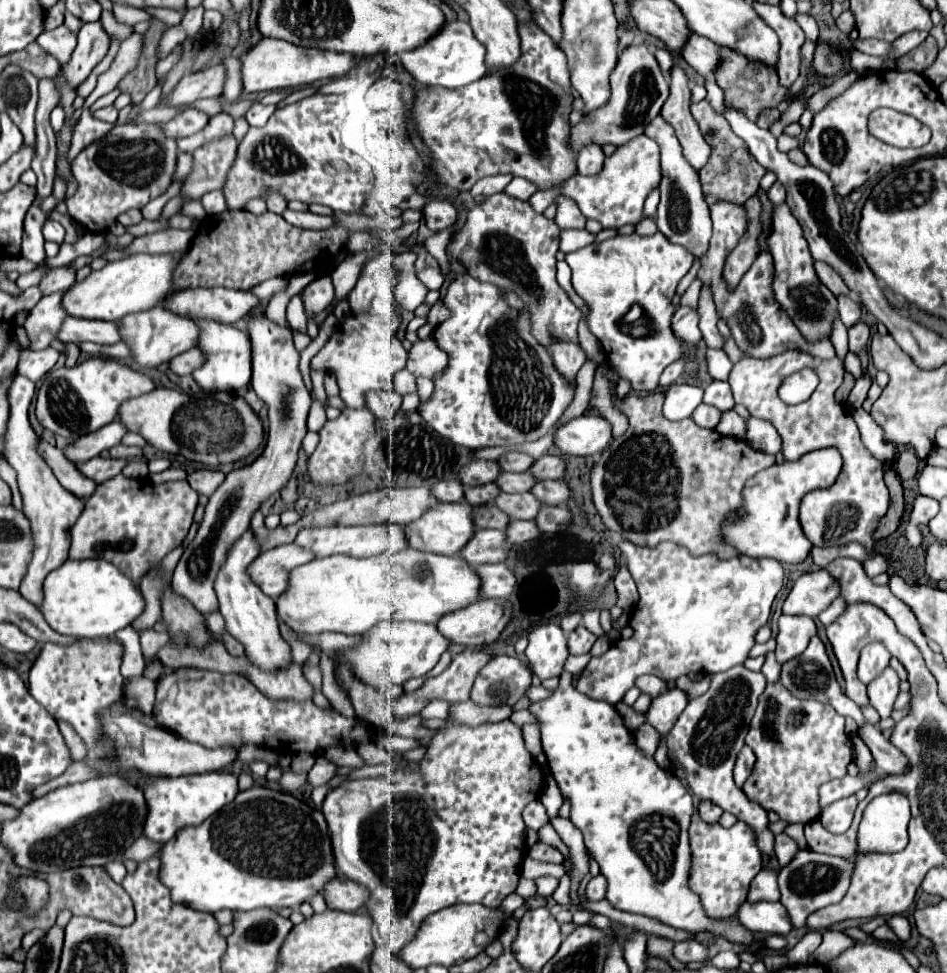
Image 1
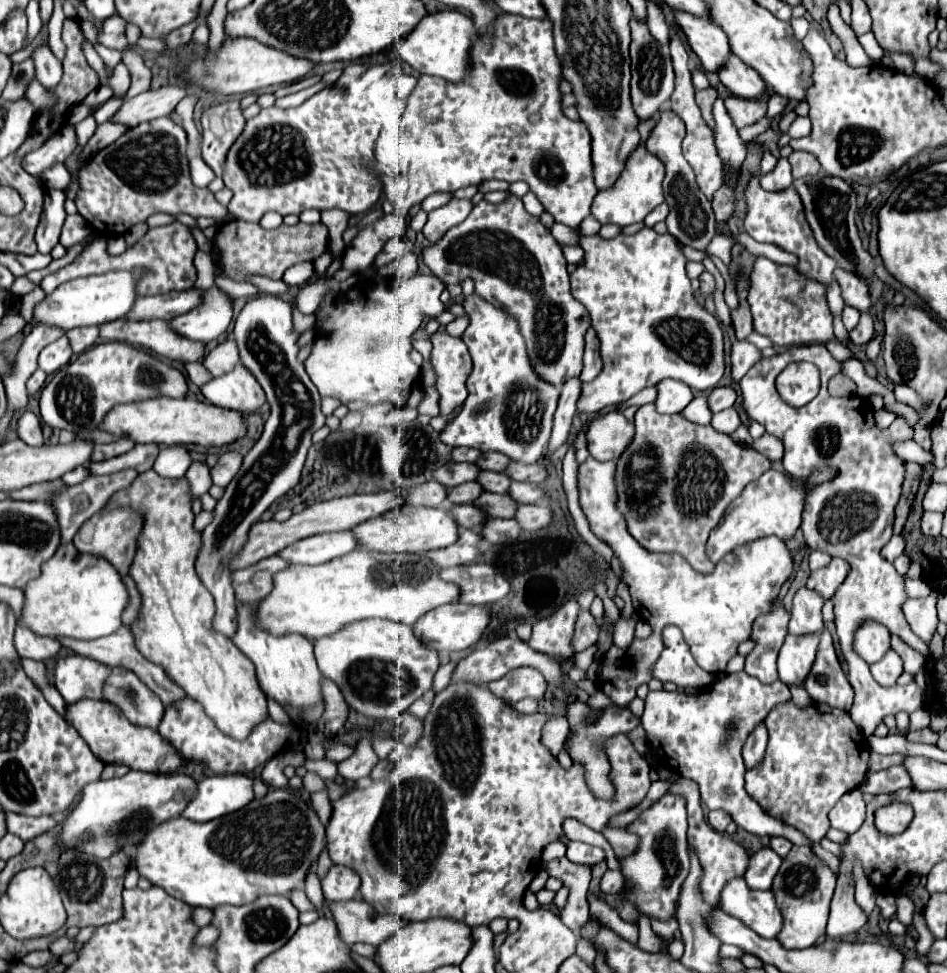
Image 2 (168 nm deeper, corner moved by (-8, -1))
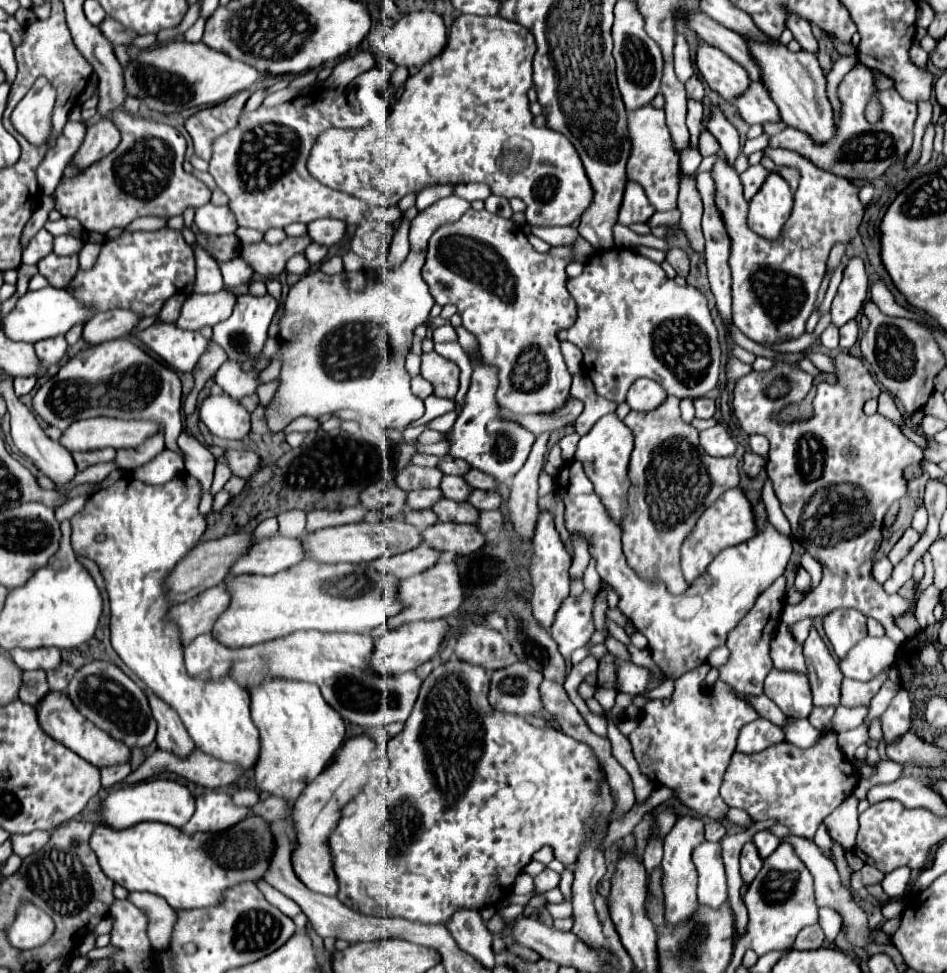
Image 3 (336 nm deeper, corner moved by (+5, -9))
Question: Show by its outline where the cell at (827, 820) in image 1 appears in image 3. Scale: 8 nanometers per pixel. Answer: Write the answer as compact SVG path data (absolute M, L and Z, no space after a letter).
M851 795L831 815L825 817L825 825L829 829L831 839L841 843L843 849L853 849L853 845L855 845L855 835L859 829L857 803L859 801L855 799L855 795Z

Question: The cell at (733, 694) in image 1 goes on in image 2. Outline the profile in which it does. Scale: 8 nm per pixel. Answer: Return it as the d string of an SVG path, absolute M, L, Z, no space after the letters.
M746 671L730 673L724 681L716 681L702 689L696 697L680 691L650 691L642 725L646 729L648 745L658 753L660 763L672 767L682 777L692 779L700 787L702 803L708 809L724 809L732 815L738 827L758 837L786 837L794 845L808 845L810 841L794 827L768 815L744 789L742 747L748 735L760 725L768 711L790 699L790 691L782 681L764 685Z

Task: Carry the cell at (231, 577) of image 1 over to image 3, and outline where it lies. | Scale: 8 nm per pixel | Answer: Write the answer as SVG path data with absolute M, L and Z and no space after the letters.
M267 679L251 693L251 717L261 733L261 755L255 765L259 791L295 801L335 755L345 739L345 721L325 703L313 683Z

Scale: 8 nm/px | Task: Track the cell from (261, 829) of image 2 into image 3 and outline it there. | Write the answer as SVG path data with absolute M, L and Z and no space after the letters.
M253 813L223 833L193 835L155 821L137 823L127 829L95 823L89 847L95 851L103 873L111 881L127 891L157 893L179 911L209 907L221 901L225 887L261 879L273 855L273 833L271 825Z

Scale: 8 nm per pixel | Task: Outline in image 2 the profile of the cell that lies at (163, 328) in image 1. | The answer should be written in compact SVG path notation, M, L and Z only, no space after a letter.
M210 299L206 307L190 311L190 315L178 315L168 321L170 329L190 341L214 343L226 333L232 319L232 307L226 299Z

